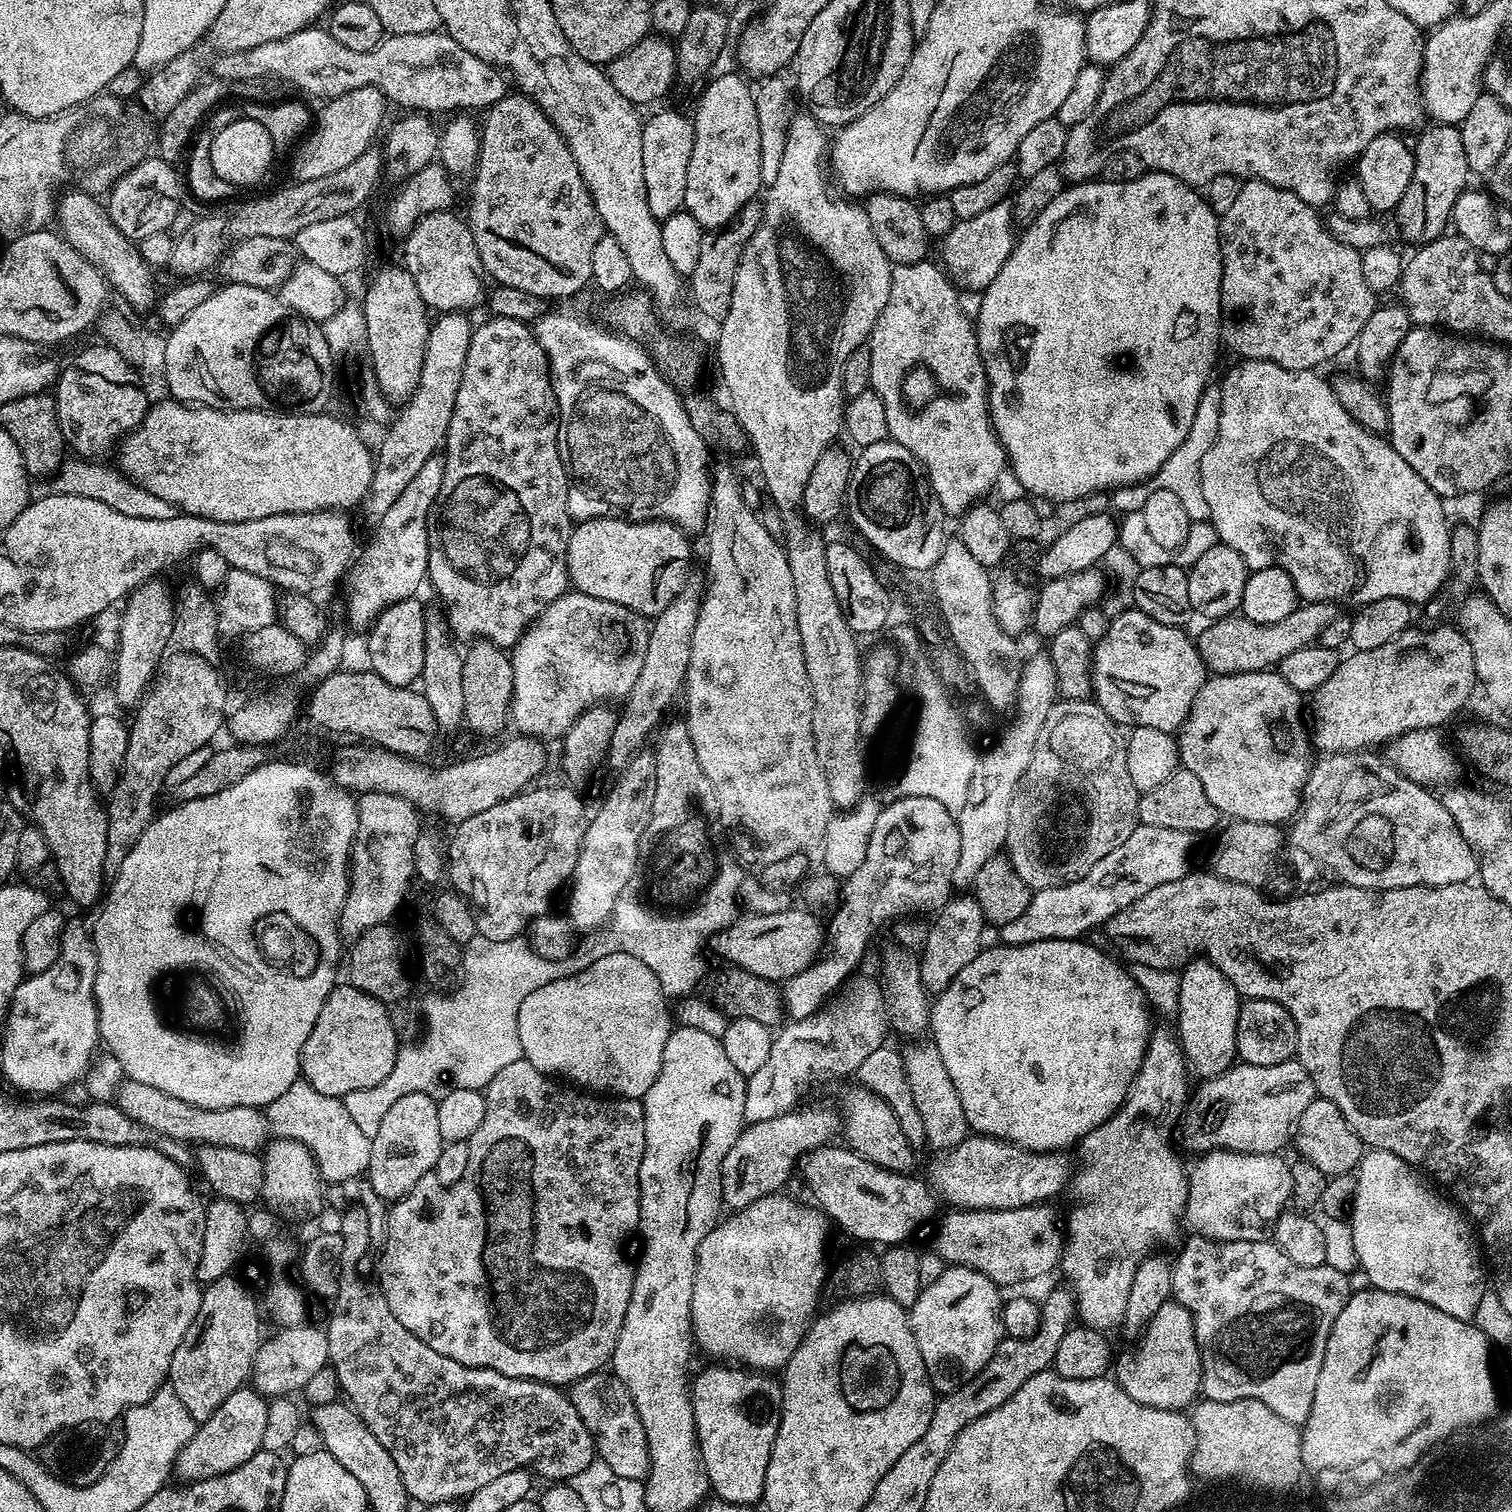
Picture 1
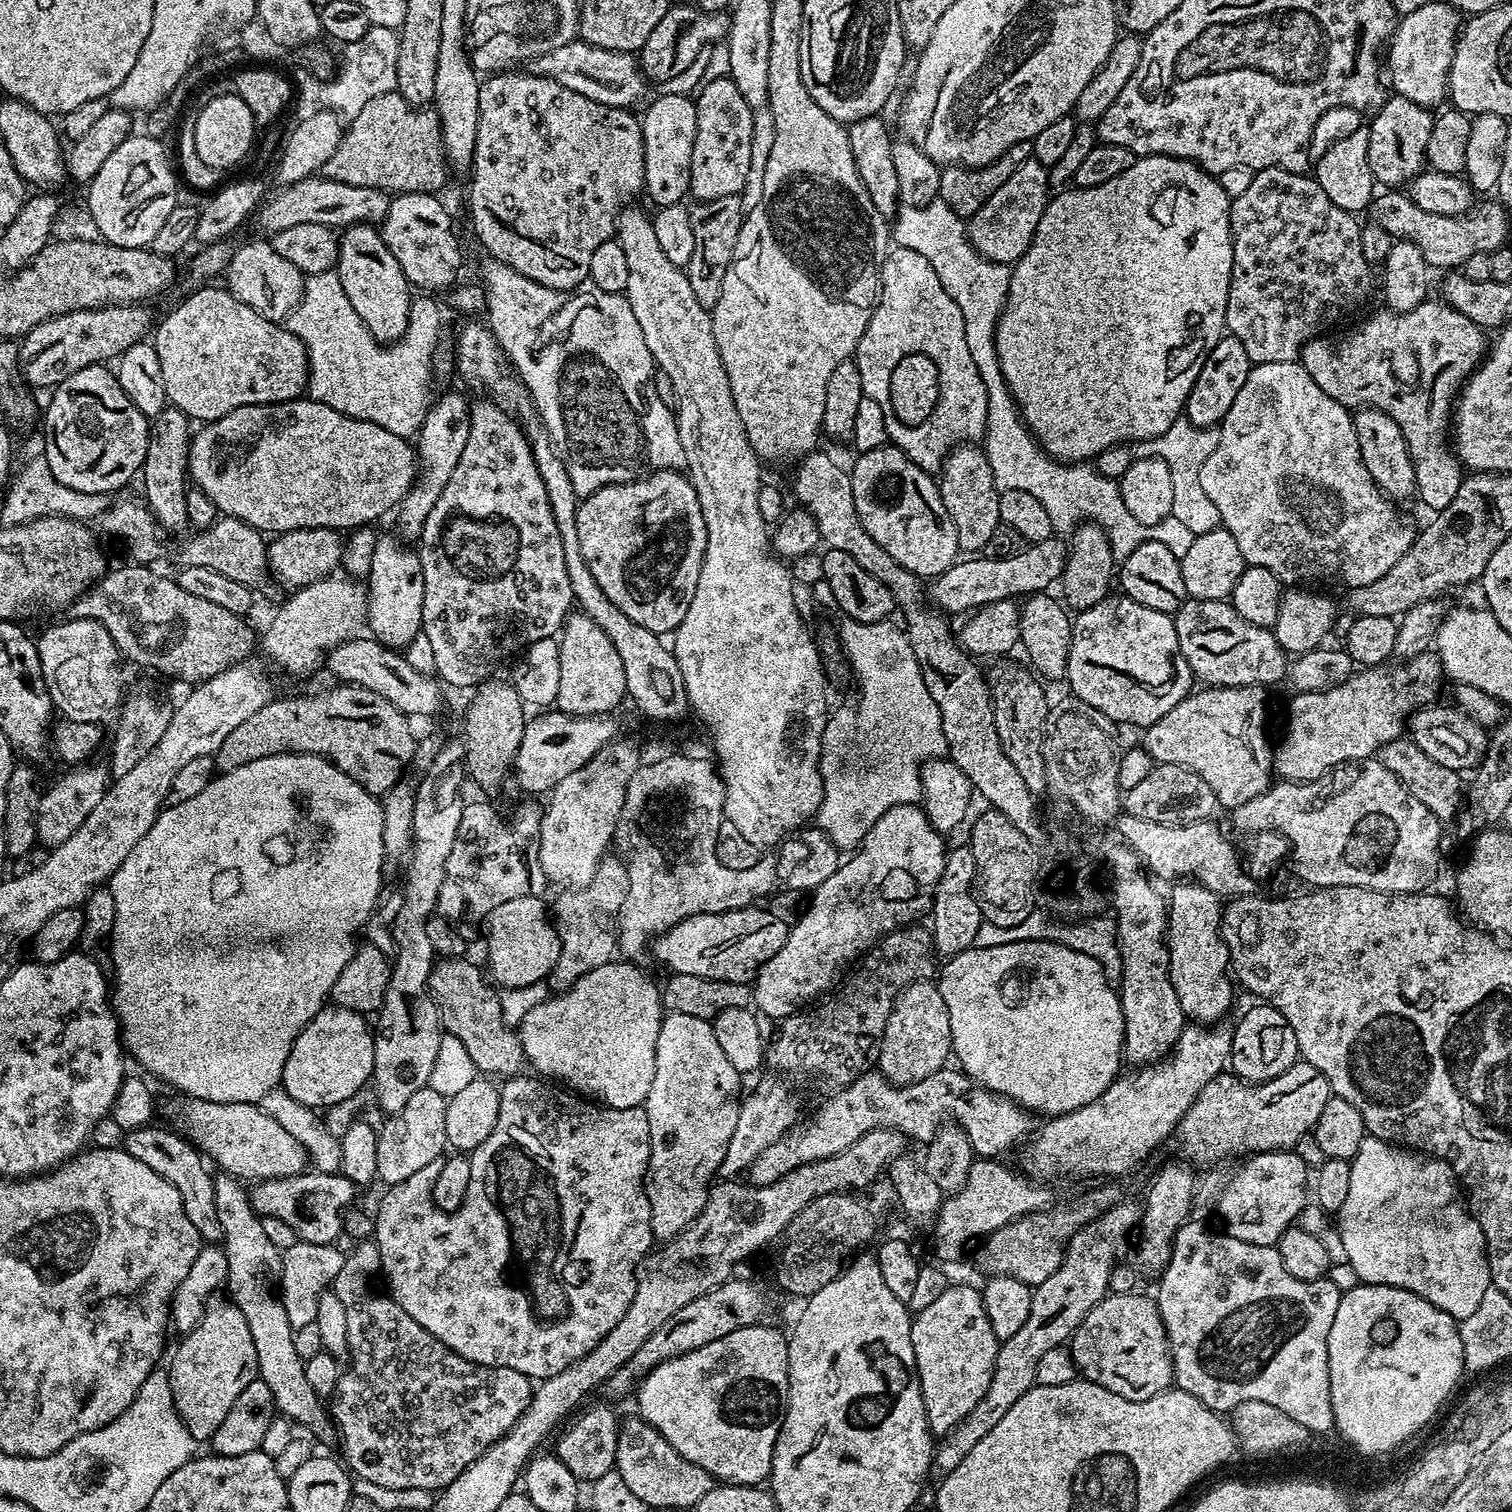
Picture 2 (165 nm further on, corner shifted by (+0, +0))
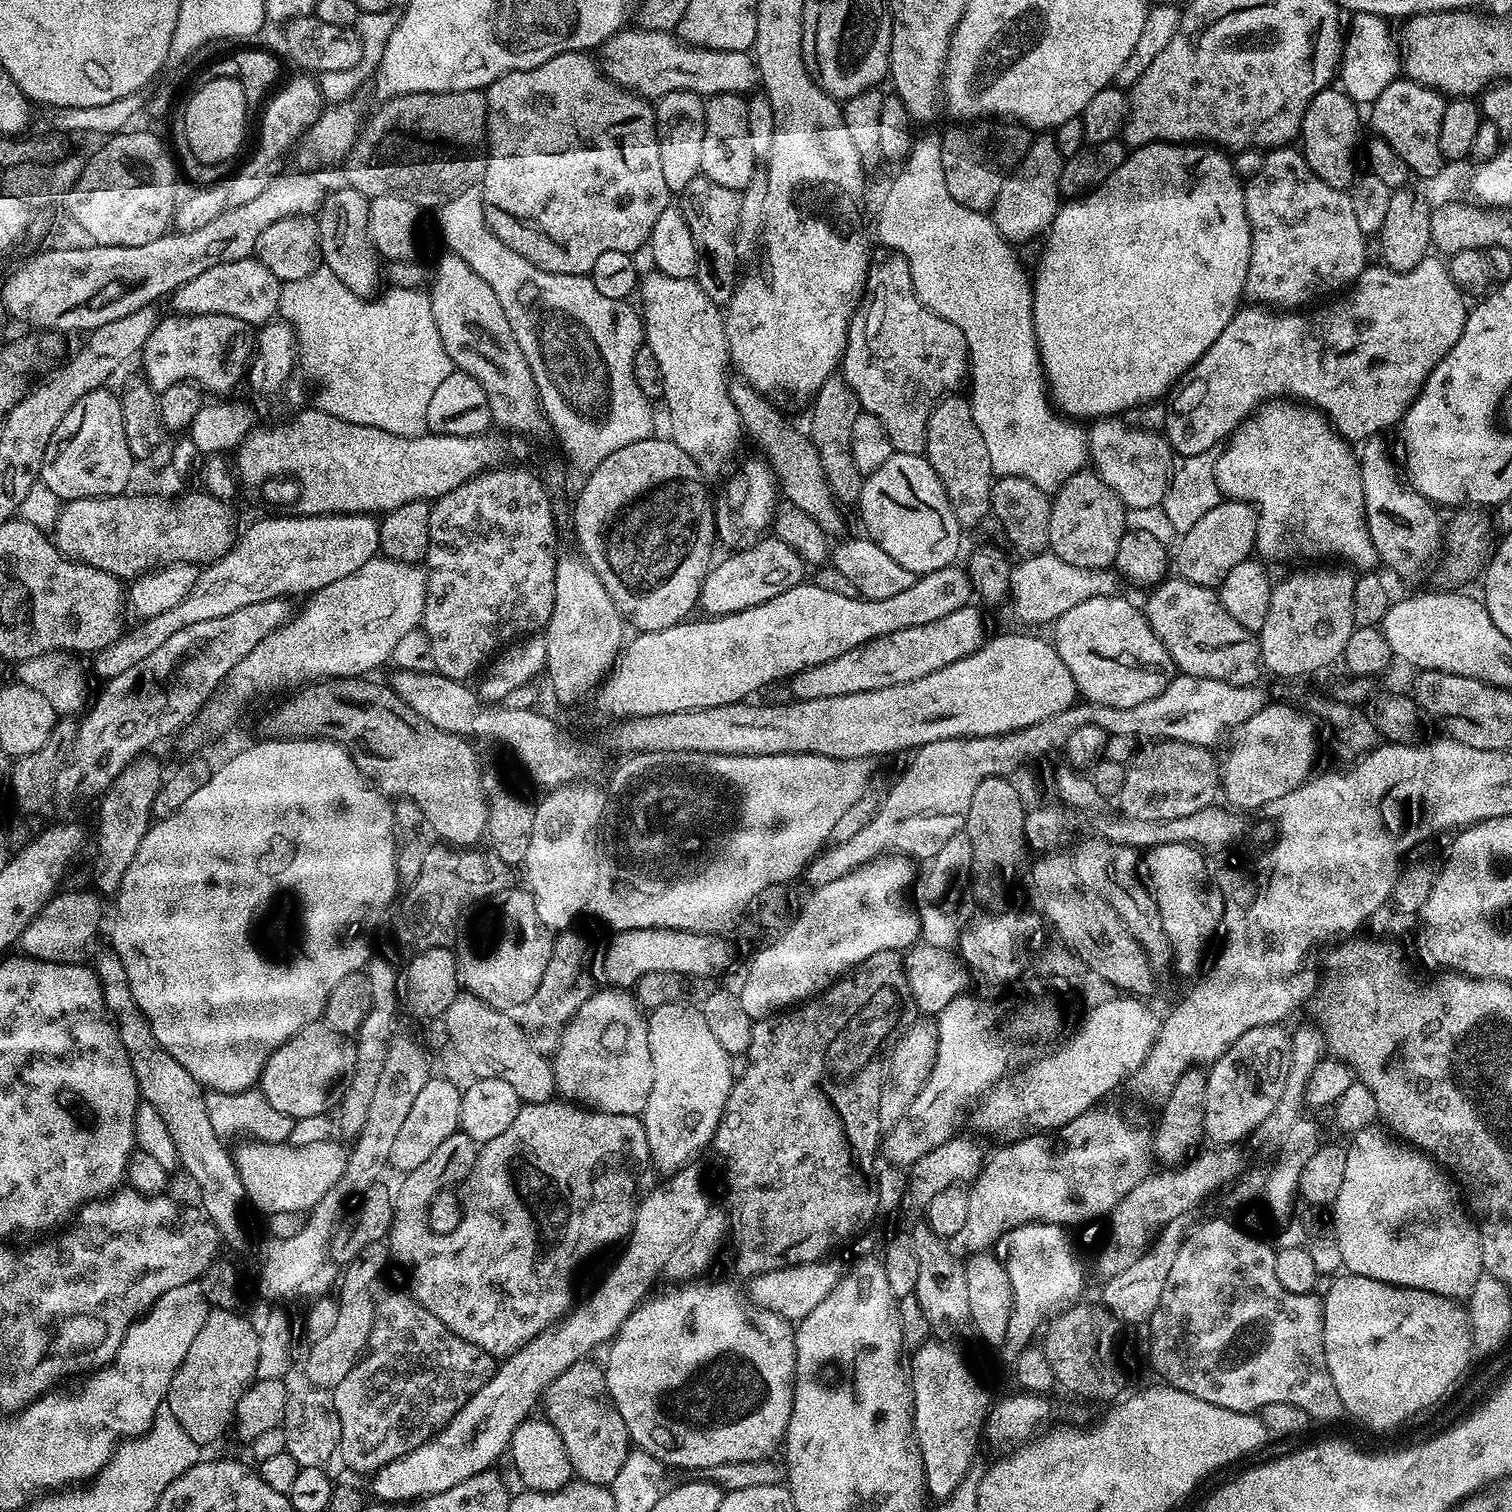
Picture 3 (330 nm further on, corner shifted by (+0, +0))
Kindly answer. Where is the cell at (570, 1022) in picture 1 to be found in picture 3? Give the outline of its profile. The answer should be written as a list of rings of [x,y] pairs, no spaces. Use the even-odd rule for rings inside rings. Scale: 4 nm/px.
[[[611,986],[601,989],[601,992],[600,989],[593,991],[590,999],[582,1002],[578,1014],[574,1014],[574,1018],[570,1018],[564,1027],[560,1046],[551,1061],[556,1090],[565,1101],[575,1102],[597,1112],[640,1116],[654,1086],[654,1062],[650,1058],[648,1022],[631,991]]]

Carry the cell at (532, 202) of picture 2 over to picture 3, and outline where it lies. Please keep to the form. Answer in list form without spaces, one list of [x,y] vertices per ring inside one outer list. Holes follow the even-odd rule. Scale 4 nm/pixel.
[[[587,51],[582,52],[563,52],[554,58],[550,58],[546,62],[542,62],[533,68],[526,70],[518,70],[506,74],[502,78],[495,80],[491,86],[486,89],[488,98],[488,142],[490,151],[488,153],[488,165],[486,166],[486,174],[484,175],[484,183],[482,185],[482,195],[484,197],[484,217],[488,225],[492,227],[492,233],[506,246],[510,246],[512,250],[518,254],[522,254],[524,258],[538,265],[538,267],[553,272],[554,274],[570,274],[571,276],[586,276],[591,273],[594,262],[598,262],[599,256],[608,253],[609,250],[622,250],[623,252],[634,253],[640,246],[646,244],[650,238],[650,234],[654,230],[654,222],[658,222],[658,214],[662,214],[662,210],[670,207],[670,201],[673,199],[674,193],[666,186],[666,177],[662,174],[662,154],[660,153],[660,143],[658,142],[658,134],[656,133],[656,109],[645,97],[633,92],[631,88],[624,88],[621,84],[616,84],[611,77],[605,75],[605,70],[595,59],[591,60]]]

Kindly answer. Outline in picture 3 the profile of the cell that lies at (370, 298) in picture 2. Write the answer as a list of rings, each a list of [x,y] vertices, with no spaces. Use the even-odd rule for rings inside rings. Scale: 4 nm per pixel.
[[[359,187],[340,188],[325,195],[316,216],[323,267],[334,270],[350,290],[365,298],[377,291],[376,283],[382,280],[382,260],[368,237],[368,202],[369,197],[362,195]]]

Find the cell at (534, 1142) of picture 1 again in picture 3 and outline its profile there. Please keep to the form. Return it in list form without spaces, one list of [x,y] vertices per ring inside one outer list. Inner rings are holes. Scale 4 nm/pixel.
[[[550,1099],[545,1104],[524,1104],[518,1110],[514,1122],[498,1138],[494,1138],[488,1144],[483,1145],[478,1152],[478,1163],[474,1169],[476,1176],[476,1193],[472,1200],[465,1199],[464,1217],[454,1230],[445,1236],[439,1236],[428,1226],[428,1208],[426,1202],[430,1199],[432,1190],[432,1178],[440,1178],[444,1170],[444,1147],[438,1146],[422,1166],[418,1166],[412,1172],[403,1177],[400,1189],[394,1192],[394,1207],[392,1210],[392,1228],[386,1237],[386,1245],[392,1251],[392,1256],[408,1271],[408,1280],[412,1283],[411,1295],[415,1296],[417,1302],[426,1306],[438,1322],[449,1328],[458,1338],[462,1338],[467,1344],[478,1346],[497,1358],[512,1356],[518,1349],[524,1348],[526,1342],[530,1342],[542,1330],[553,1327],[565,1312],[573,1307],[572,1300],[572,1275],[576,1267],[583,1262],[587,1256],[608,1248],[611,1244],[619,1245],[632,1230],[632,1220],[636,1216],[636,1206],[642,1196],[640,1183],[648,1176],[648,1171],[653,1171],[654,1165],[650,1154],[650,1142],[646,1142],[646,1130],[640,1116],[630,1114],[606,1114],[597,1112],[583,1106],[577,1106],[572,1102],[559,1102],[557,1099]]]

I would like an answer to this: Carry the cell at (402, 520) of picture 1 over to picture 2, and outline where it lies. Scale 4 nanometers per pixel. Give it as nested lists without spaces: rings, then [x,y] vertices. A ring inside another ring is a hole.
[[[448,392],[437,402],[435,399],[425,414],[414,444],[418,457],[418,479],[405,494],[395,513],[396,524],[400,527],[399,535],[405,541],[419,541],[426,526],[426,518],[430,518],[430,510],[434,510],[434,502],[438,502],[442,490],[446,490],[446,482],[450,482],[450,474],[454,474],[454,466],[458,466],[462,450],[466,450],[466,438],[470,438],[471,413],[470,400],[456,392]]]

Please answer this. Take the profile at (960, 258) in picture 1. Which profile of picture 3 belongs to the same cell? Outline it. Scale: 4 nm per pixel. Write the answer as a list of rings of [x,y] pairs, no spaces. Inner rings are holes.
[[[1040,134],[1033,139],[1030,150],[1022,158],[1022,162],[998,189],[998,198],[990,209],[994,226],[998,226],[1005,240],[1028,240],[1038,232],[1043,233],[1051,228],[1062,203],[1060,175],[1065,159],[1058,150],[1055,135]]]

